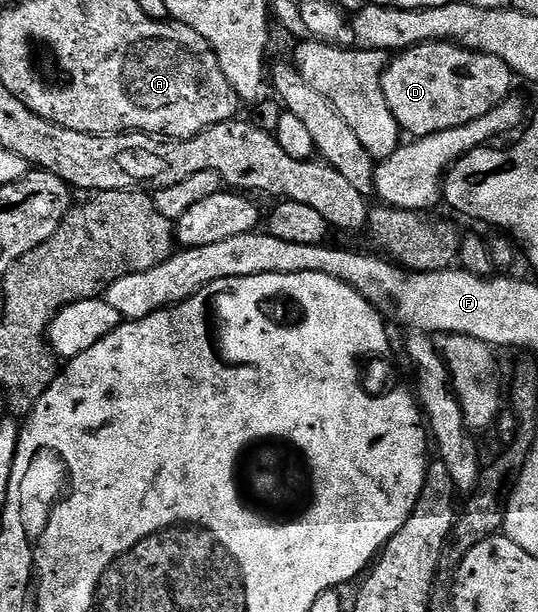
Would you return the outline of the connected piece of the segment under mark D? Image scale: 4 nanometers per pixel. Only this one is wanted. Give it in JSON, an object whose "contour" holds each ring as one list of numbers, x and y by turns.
{"contour":[[421,43,417,47,408,47,406,51,394,54,381,74,383,97,397,126,409,137,443,133,443,129,455,129,483,117,485,113,491,113,495,105,509,98,514,90,513,82,513,70,503,65,499,57,491,57,482,51,469,51,456,43]]}

